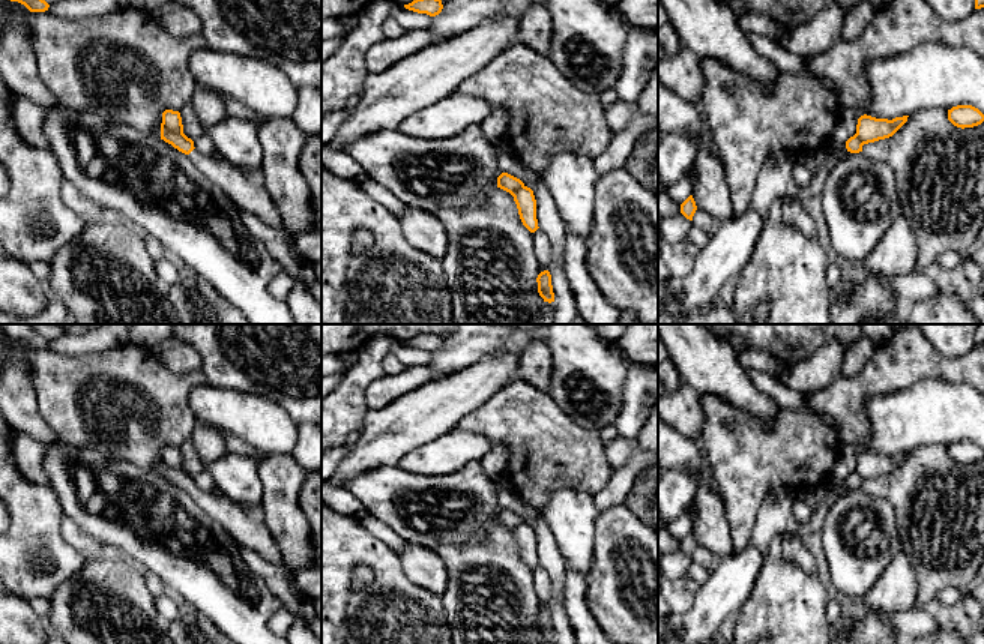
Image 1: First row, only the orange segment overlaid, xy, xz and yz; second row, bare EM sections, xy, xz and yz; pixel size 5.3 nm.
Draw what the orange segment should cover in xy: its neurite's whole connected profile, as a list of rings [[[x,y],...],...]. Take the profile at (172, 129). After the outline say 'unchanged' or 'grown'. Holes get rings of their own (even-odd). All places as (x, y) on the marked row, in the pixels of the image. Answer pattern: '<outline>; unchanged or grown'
[[[165,110],[162,113],[161,140],[185,153],[212,183],[219,186],[233,200],[237,209],[258,218],[269,227],[282,230],[282,216],[264,185],[246,179],[225,161],[216,161],[200,153],[194,147],[194,141],[183,134],[179,111]]]; grown

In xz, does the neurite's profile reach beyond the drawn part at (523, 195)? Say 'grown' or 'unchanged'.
unchanged

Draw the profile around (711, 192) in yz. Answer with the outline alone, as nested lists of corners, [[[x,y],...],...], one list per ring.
[[[699,147],[693,176],[691,195],[697,209],[709,213],[717,224],[733,218],[726,168],[715,147]]]

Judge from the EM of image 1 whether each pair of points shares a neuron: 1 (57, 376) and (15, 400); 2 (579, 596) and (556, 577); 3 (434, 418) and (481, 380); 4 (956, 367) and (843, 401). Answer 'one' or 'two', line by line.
1: two
2: two
3: one
4: one

